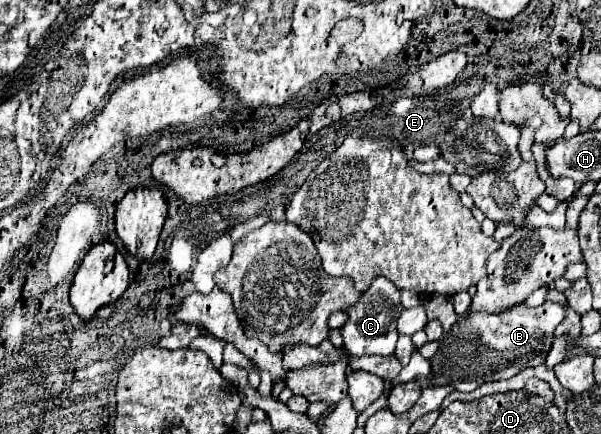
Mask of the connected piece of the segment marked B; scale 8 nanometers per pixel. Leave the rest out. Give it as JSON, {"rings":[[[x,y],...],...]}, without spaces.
{"rings":[[[545,302],[537,308],[511,308],[501,314],[479,312],[479,316],[459,316],[453,330],[439,342],[437,354],[431,358],[433,386],[453,384],[461,392],[471,392],[483,382],[503,380],[517,374],[521,368],[539,366],[545,362],[553,344],[553,330],[565,318],[561,304]]]}

